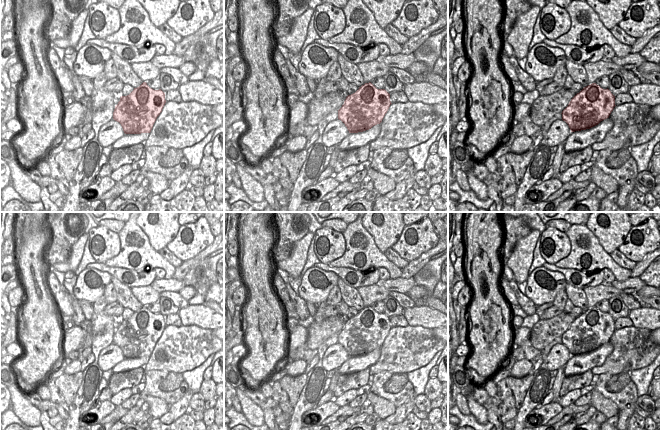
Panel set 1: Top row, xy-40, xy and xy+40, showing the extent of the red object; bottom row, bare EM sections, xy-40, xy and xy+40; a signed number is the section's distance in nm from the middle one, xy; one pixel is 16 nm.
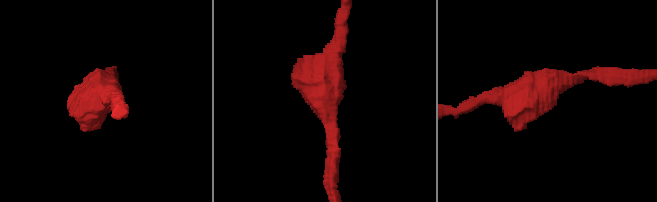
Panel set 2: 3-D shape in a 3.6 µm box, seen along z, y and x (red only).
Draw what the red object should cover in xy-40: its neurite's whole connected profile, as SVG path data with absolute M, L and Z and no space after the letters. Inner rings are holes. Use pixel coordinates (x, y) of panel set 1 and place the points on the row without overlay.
M143 306L129 319L120 321L113 343L121 348L125 358L150 357L165 327L161 313L154 314Z

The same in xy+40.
M596 307L584 311L562 335L571 356L590 353L609 342L615 331L615 320Z

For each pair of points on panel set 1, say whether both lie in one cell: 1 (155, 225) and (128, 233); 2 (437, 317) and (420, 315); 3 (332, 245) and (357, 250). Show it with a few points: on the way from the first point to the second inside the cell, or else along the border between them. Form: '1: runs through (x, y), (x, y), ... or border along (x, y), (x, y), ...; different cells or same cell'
1: border along (136, 222), (155, 249); different cells
2: runs through (433, 317), (424, 316); same cell
3: border along (342, 233), (345, 239), (345, 252), (328, 264); different cells

